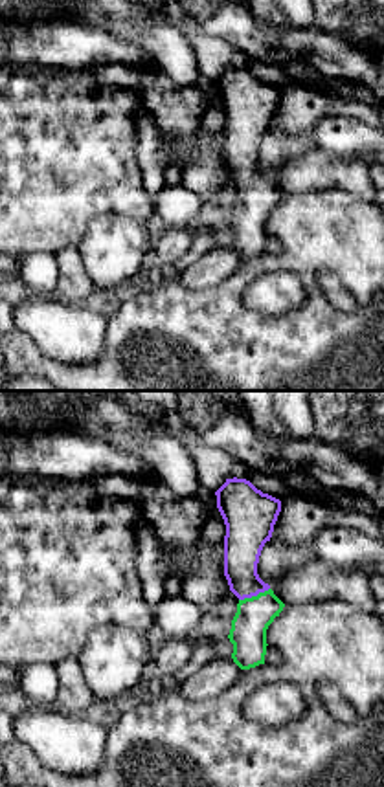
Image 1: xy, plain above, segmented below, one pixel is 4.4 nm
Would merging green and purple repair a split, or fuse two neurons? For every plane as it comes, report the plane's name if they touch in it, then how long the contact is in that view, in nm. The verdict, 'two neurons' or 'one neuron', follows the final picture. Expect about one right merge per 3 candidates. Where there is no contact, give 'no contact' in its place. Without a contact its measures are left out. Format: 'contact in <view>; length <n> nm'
contact in xy; length 150 nm

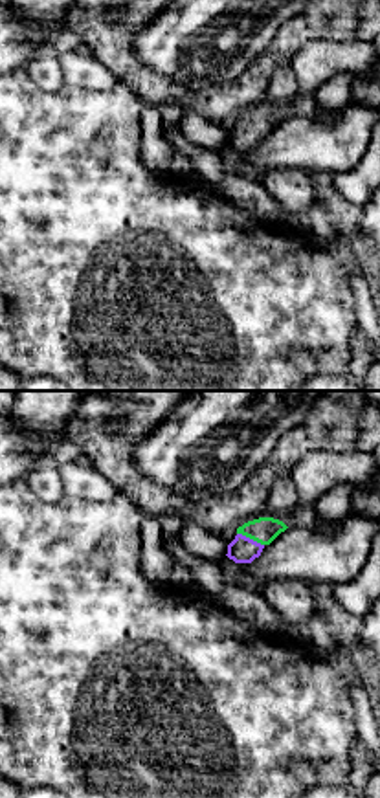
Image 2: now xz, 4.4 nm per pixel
contact in xz; length 130 nm

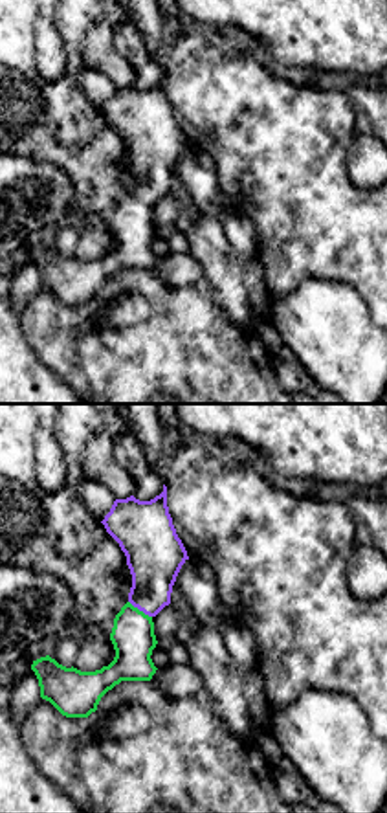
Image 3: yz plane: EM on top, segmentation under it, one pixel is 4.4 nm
contact in yz; length 130 nm

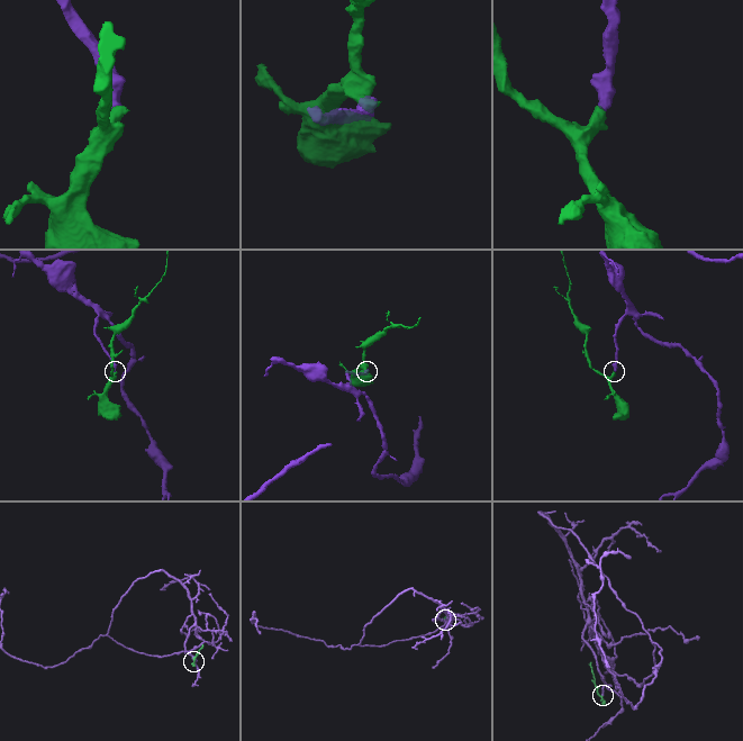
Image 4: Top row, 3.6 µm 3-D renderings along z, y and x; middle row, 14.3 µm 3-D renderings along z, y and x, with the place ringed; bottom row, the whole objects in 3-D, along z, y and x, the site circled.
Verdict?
one neuron

